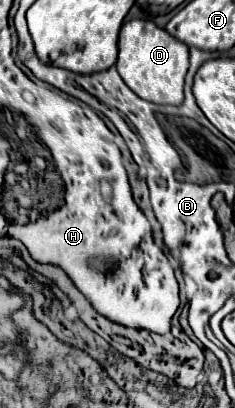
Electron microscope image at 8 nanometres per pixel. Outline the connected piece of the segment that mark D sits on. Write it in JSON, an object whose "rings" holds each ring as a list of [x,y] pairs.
{"rings":[[[128,20],[120,28],[116,70],[124,84],[140,98],[154,104],[182,104],[184,100],[184,76],[188,70],[188,46],[174,40],[164,28],[158,28],[152,20]]]}

